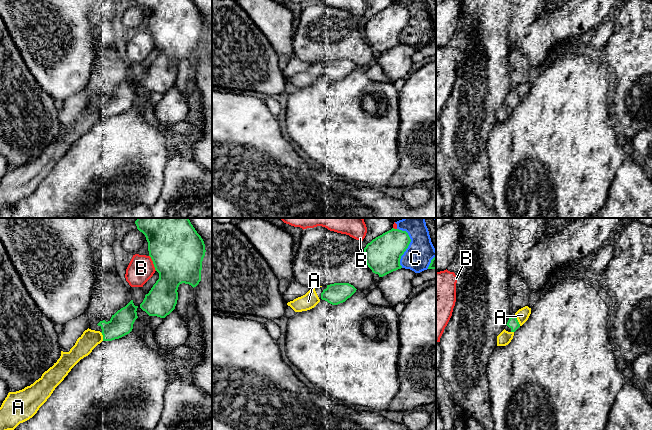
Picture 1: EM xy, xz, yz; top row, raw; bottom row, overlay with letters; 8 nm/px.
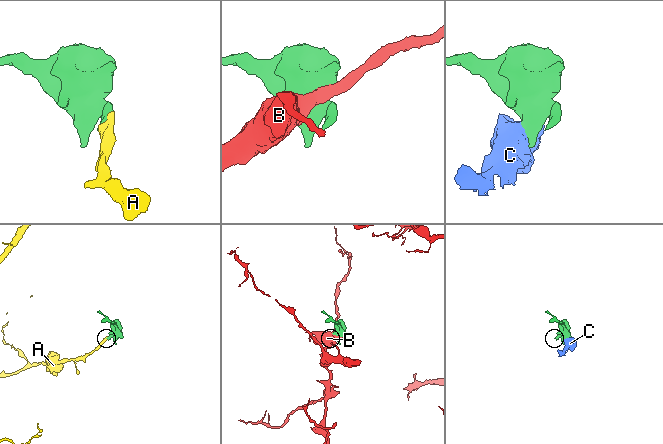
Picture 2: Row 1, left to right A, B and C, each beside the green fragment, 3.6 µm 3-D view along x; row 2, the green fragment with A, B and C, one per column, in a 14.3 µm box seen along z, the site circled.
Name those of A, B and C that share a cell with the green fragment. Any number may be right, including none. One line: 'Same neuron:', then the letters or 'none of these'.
Same neuron: A

